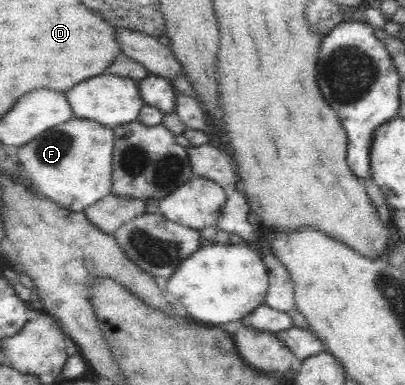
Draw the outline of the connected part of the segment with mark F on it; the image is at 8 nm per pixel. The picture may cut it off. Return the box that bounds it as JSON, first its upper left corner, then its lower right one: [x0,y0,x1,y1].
[18,117,115,213]

